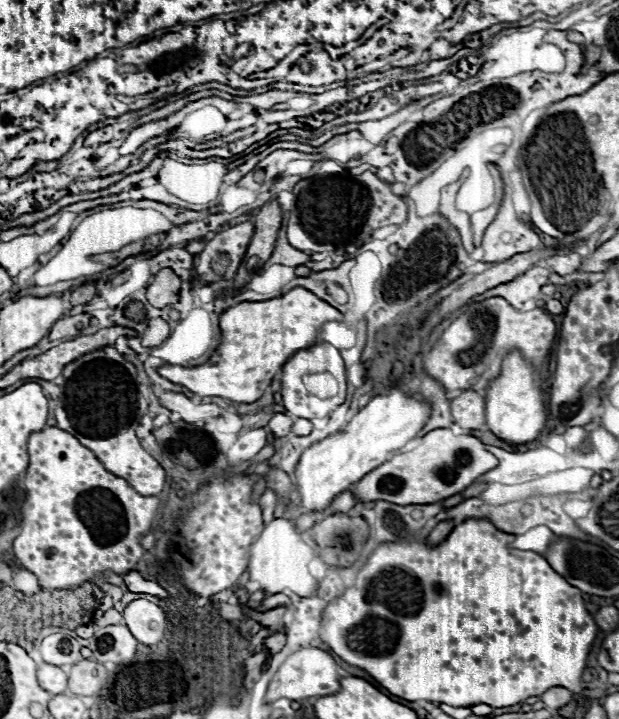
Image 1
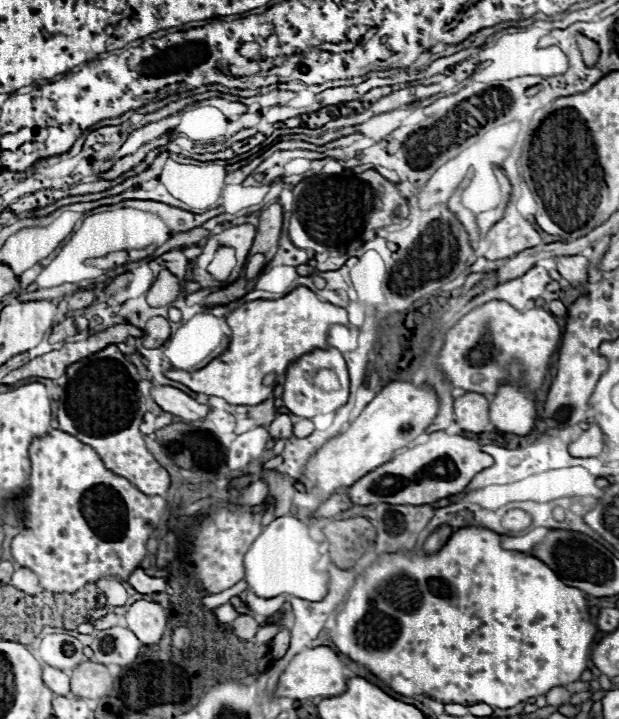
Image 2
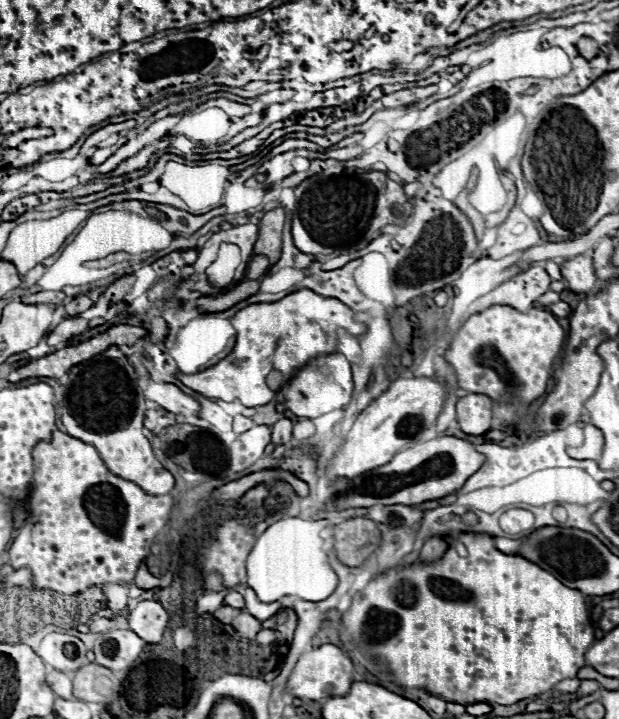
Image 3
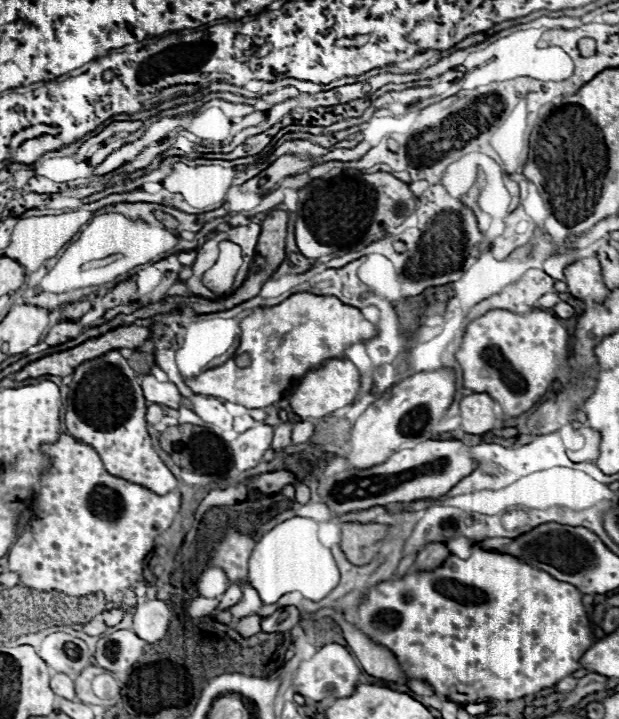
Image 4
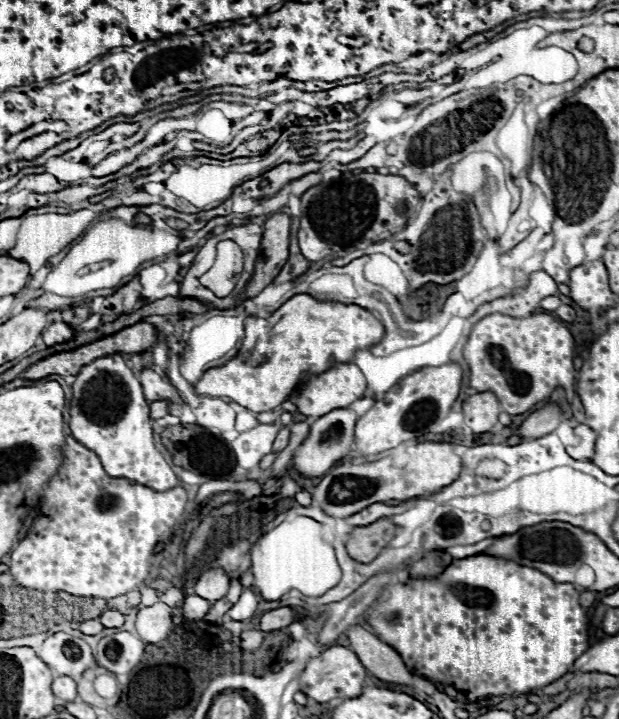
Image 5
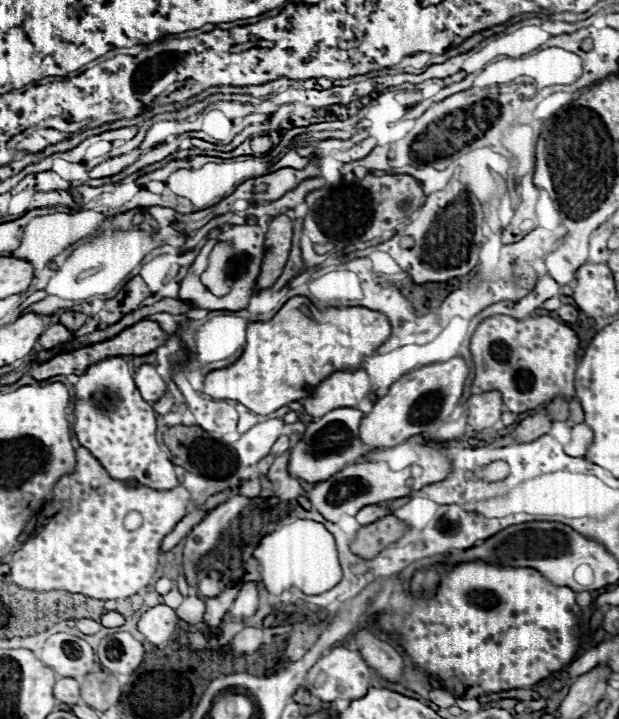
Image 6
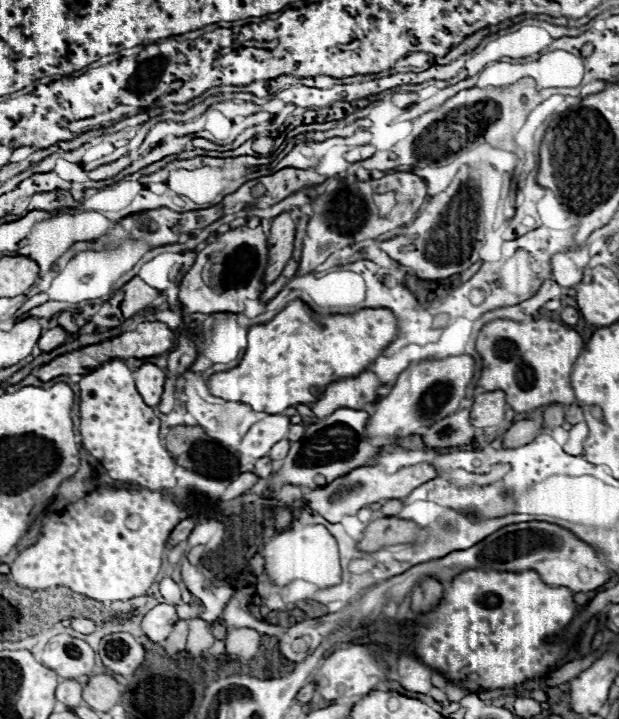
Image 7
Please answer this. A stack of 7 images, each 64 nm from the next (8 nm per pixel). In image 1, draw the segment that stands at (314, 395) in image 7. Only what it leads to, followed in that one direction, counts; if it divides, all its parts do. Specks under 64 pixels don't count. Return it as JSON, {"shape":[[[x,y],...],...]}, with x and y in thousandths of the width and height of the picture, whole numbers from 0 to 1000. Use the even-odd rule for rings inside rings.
{"shape":[[[472,401],[426,420],[388,420],[355,437],[352,451],[362,473],[355,473],[355,484],[330,506],[310,512],[265,506],[255,512],[255,520],[281,534],[300,537],[323,554],[355,551],[378,559],[414,559],[459,503],[475,490],[511,478],[517,453],[536,445],[553,445],[553,437],[491,401]]]}

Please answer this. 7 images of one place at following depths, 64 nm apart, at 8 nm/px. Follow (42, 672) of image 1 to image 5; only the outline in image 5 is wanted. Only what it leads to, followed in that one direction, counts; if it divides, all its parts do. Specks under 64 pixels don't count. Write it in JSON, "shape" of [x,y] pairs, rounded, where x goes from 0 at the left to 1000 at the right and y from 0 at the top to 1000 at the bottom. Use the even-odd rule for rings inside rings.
{"shape":[[[90,940],[84,949],[84,960],[94,971],[107,974],[107,976],[120,976],[123,974],[123,949],[110,940]]]}

